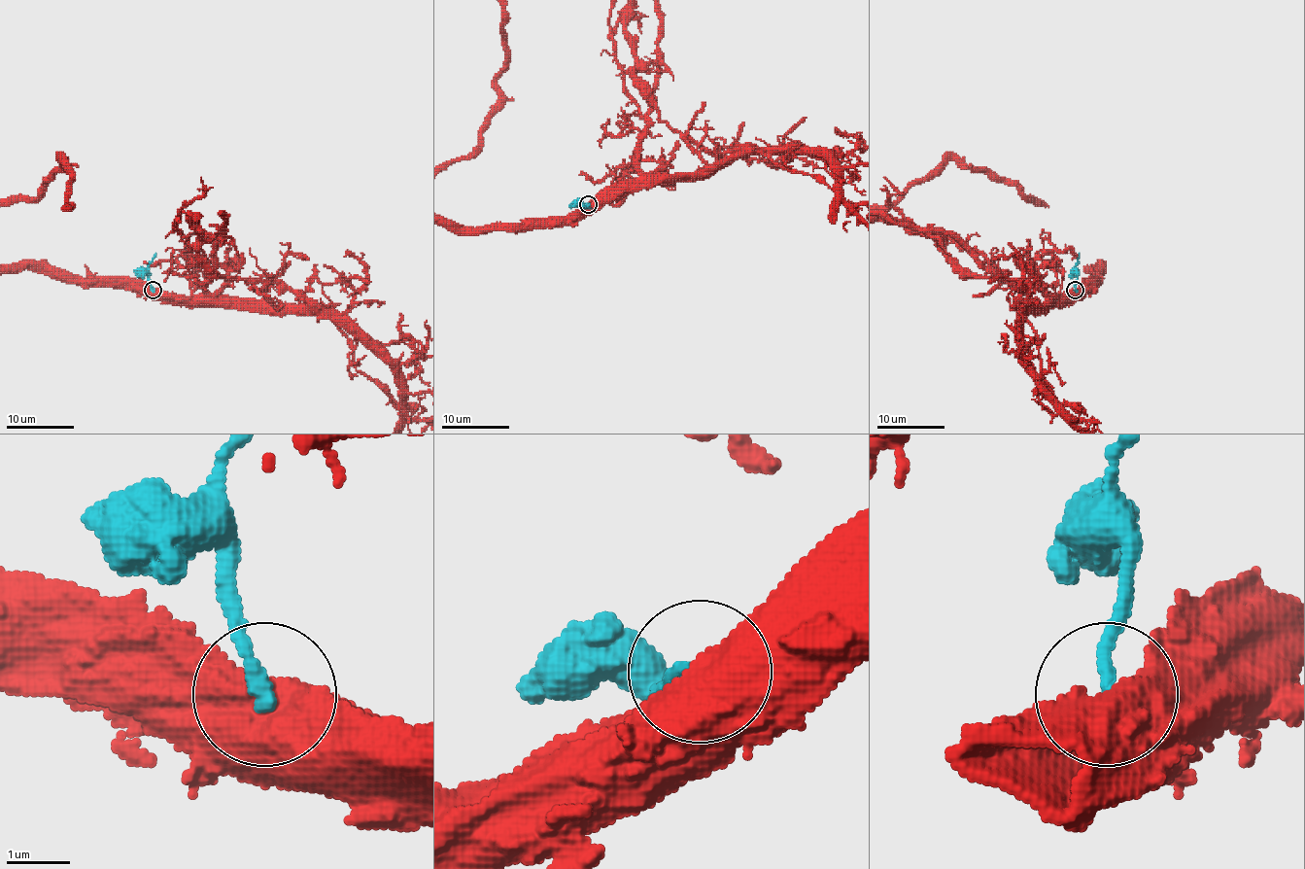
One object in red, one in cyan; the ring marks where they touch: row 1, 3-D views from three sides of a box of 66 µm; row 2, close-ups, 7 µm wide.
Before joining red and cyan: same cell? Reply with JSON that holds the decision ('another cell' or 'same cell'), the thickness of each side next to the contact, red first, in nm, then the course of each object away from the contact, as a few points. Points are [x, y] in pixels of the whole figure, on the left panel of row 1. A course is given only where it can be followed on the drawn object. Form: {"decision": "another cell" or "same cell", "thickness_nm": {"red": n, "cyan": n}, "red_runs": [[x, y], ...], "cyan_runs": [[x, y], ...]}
{"decision": "another cell", "thickness_nm": {"red": 850, "cyan": 240}, "cyan_runs": [[153, 290], [149, 262], [155, 253]]}

